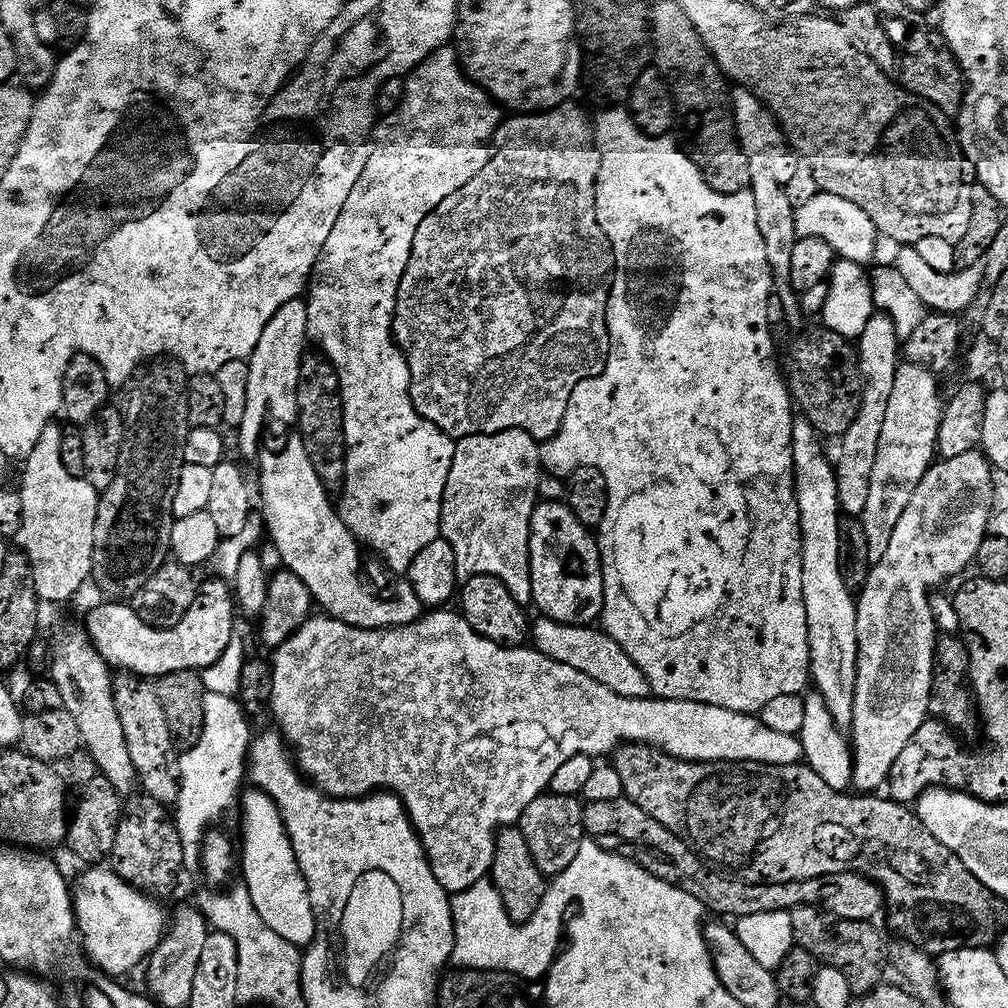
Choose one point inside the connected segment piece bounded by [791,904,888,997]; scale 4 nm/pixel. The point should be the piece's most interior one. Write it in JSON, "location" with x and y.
{"location":[857,949]}

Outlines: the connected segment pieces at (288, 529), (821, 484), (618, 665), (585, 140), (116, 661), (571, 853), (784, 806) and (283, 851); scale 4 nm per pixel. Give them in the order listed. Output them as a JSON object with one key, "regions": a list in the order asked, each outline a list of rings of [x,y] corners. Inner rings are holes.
{"regions":[[[[293,438],[288,445],[284,448],[284,453],[281,456],[267,456],[267,454],[261,455],[258,460],[260,464],[260,492],[258,488],[258,500],[264,503],[264,516],[268,519],[268,532],[272,535],[272,540],[276,543],[276,552],[280,555],[280,560],[287,571],[292,572],[294,575],[301,580],[312,594],[312,599],[317,605],[320,604],[325,613],[333,620],[341,620],[344,624],[349,624],[355,628],[374,628],[377,630],[387,630],[389,628],[406,628],[411,624],[416,623],[417,620],[421,619],[425,615],[425,605],[421,604],[418,594],[410,586],[404,586],[397,596],[392,596],[389,600],[383,600],[374,589],[368,585],[368,580],[364,577],[364,568],[360,565],[360,552],[362,553],[361,545],[358,543],[355,536],[352,535],[346,525],[344,525],[344,519],[340,517],[337,505],[332,505],[329,489],[325,488],[324,483],[318,478],[318,470],[314,470],[314,462],[310,462],[310,454],[306,450],[303,440],[299,438]]],[[[796,418],[792,422],[792,449],[796,466],[796,490],[800,510],[800,537],[804,540],[804,601],[806,602],[808,633],[810,634],[810,650],[812,651],[811,679],[815,689],[824,697],[833,718],[837,724],[848,726],[852,723],[852,715],[856,706],[856,683],[860,666],[860,642],[858,634],[857,597],[852,597],[846,575],[846,536],[840,533],[840,518],[842,511],[839,502],[839,482],[837,469],[833,461],[828,461],[824,453],[822,437],[811,421]]],[[[547,618],[533,623],[530,628],[530,640],[536,651],[546,654],[554,662],[562,662],[562,666],[570,666],[578,670],[578,674],[586,674],[586,678],[594,678],[594,682],[602,682],[606,690],[614,690],[614,694],[622,694],[622,698],[646,700],[653,695],[651,684],[646,674],[626,654],[626,650],[607,631],[596,626],[578,624],[559,624]]],[[[572,104],[552,108],[549,112],[540,111],[544,110],[536,110],[533,116],[516,116],[505,124],[501,123],[494,133],[496,153],[424,217],[418,226],[418,234],[414,234],[410,262],[398,290],[392,334],[400,338],[404,328],[408,331],[408,341],[402,344],[402,351],[408,357],[412,375],[412,401],[422,418],[441,428],[457,442],[468,436],[494,436],[512,430],[530,434],[538,442],[551,442],[561,434],[574,390],[578,390],[582,382],[599,380],[608,369],[608,357],[612,354],[608,333],[608,304],[600,304],[600,300],[588,300],[588,288],[582,288],[580,282],[560,280],[564,278],[560,260],[546,260],[546,236],[600,236],[604,233],[596,218],[596,202],[590,187],[590,120],[584,117],[582,109]]],[[[208,580],[199,585],[198,595],[186,623],[175,626],[160,627],[143,620],[124,602],[108,602],[105,608],[96,608],[88,616],[86,631],[92,645],[100,651],[100,657],[113,670],[141,678],[163,678],[171,672],[205,670],[215,666],[227,654],[227,648],[237,635],[236,616],[238,604],[234,599],[233,589],[224,580]],[[189,624],[189,628],[187,628]],[[186,643],[192,647],[192,656],[175,656],[172,651]]],[[[545,794],[534,802],[524,812],[519,822],[519,829],[523,832],[526,842],[530,846],[530,854],[534,854],[534,862],[546,878],[560,876],[572,868],[575,860],[581,859],[580,847],[586,841],[584,830],[583,803],[575,796],[557,796]]],[[[626,744],[615,753],[614,769],[621,776],[627,799],[634,801],[650,818],[654,818],[662,826],[666,826],[678,838],[682,838],[696,851],[696,855],[703,858],[709,865],[731,874],[735,879],[745,880],[747,884],[793,884],[794,882],[806,882],[807,880],[824,880],[829,876],[837,876],[843,872],[859,872],[880,885],[884,891],[886,901],[886,917],[892,923],[892,928],[904,940],[912,943],[913,949],[927,952],[933,958],[939,958],[948,952],[960,952],[964,948],[983,949],[988,940],[988,931],[1000,920],[1000,912],[996,909],[997,897],[993,896],[991,890],[966,866],[959,858],[950,851],[926,826],[920,821],[919,816],[907,804],[897,804],[891,798],[875,800],[872,794],[841,794],[836,792],[807,763],[787,764],[786,766],[774,766],[773,764],[760,767],[752,767],[746,764],[702,764],[690,760],[679,760],[673,756],[667,756],[659,748],[650,748],[647,744]]],[[[252,790],[252,793],[245,795],[242,800],[242,808],[244,804],[244,880],[243,883],[248,889],[250,898],[254,902],[254,910],[258,910],[258,914],[262,918],[262,922],[266,922],[266,926],[270,926],[270,930],[274,930],[274,934],[278,934],[278,938],[286,938],[286,942],[290,942],[298,949],[304,950],[312,944],[316,939],[318,933],[316,930],[316,912],[312,908],[312,895],[308,893],[308,883],[302,873],[300,873],[300,867],[296,861],[296,851],[292,845],[291,838],[288,837],[288,827],[284,825],[284,819],[278,806],[274,801],[265,794],[263,790]]]]}

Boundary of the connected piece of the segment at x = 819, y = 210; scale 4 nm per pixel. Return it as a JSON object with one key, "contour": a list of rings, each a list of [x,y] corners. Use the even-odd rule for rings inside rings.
{"contour":[[[819,190],[813,191],[809,200],[804,200],[795,205],[796,235],[797,237],[809,237],[822,239],[830,245],[839,259],[852,261],[855,264],[869,265],[875,252],[880,235],[867,217],[866,212],[854,202],[846,198]]]}

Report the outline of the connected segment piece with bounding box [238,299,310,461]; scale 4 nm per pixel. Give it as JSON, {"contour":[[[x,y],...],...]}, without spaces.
{"contour":[[[303,299],[286,302],[286,306],[282,306],[274,318],[270,318],[270,326],[266,326],[262,332],[262,342],[258,342],[251,360],[247,361],[250,372],[248,405],[246,416],[238,429],[240,452],[246,459],[255,461],[261,455],[260,439],[264,436],[268,415],[272,415],[280,424],[295,425],[299,421],[298,390],[302,362],[309,347],[307,344],[310,344],[307,303]]]}

